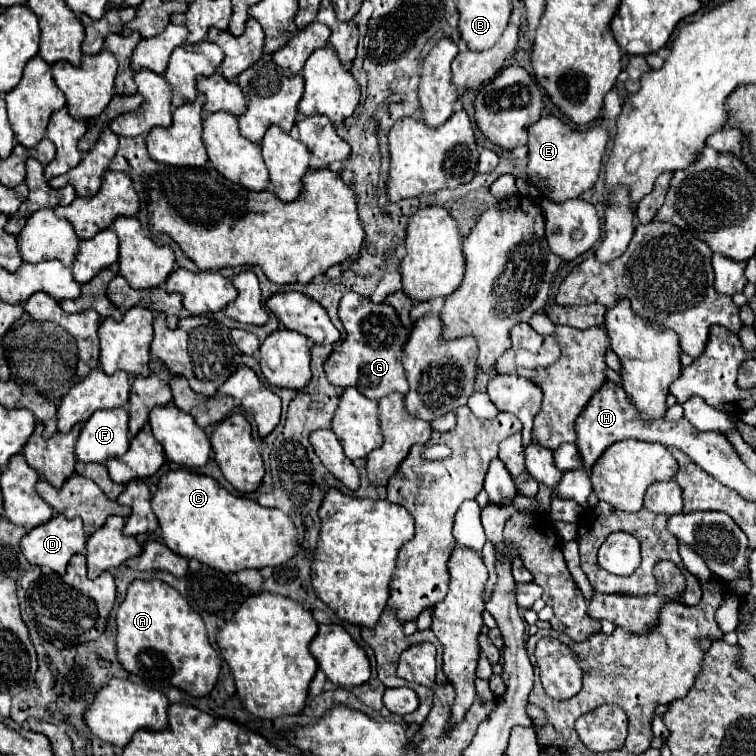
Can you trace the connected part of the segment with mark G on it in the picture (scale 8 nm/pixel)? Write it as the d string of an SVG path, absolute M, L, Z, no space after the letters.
M356 292L342 298L338 308L340 322L346 330L346 340L324 362L326 378L332 386L354 386L370 400L380 400L392 392L406 394L408 382L402 368L402 346L408 340L408 330L398 320L398 314L388 304L374 304Z

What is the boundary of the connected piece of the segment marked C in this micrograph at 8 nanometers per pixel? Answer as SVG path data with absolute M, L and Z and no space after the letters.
M172 470L160 476L158 490L152 496L152 510L158 518L158 526L162 532L162 542L174 550L178 556L196 558L198 562L218 568L222 572L238 572L244 568L264 568L264 566L280 566L290 560L298 552L298 532L290 516L276 508L262 508L256 500L236 496L222 488L214 478L202 476L190 470Z

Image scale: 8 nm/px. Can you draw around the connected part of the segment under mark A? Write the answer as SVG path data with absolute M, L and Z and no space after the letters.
M134 580L116 612L116 650L122 668L140 676L150 688L176 686L190 696L206 696L216 686L220 658L210 646L202 618L172 586L162 580Z

